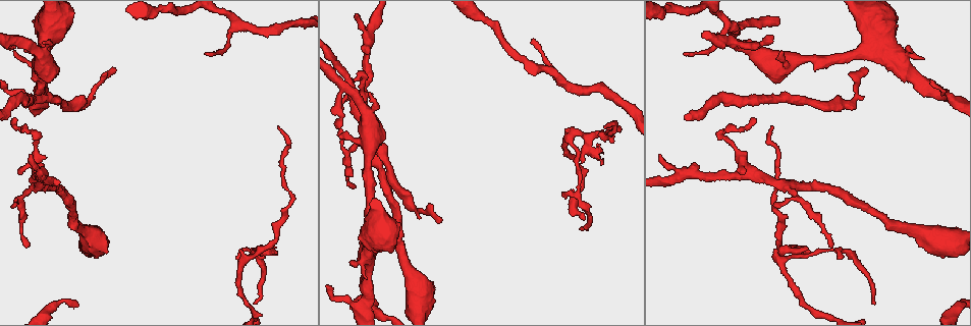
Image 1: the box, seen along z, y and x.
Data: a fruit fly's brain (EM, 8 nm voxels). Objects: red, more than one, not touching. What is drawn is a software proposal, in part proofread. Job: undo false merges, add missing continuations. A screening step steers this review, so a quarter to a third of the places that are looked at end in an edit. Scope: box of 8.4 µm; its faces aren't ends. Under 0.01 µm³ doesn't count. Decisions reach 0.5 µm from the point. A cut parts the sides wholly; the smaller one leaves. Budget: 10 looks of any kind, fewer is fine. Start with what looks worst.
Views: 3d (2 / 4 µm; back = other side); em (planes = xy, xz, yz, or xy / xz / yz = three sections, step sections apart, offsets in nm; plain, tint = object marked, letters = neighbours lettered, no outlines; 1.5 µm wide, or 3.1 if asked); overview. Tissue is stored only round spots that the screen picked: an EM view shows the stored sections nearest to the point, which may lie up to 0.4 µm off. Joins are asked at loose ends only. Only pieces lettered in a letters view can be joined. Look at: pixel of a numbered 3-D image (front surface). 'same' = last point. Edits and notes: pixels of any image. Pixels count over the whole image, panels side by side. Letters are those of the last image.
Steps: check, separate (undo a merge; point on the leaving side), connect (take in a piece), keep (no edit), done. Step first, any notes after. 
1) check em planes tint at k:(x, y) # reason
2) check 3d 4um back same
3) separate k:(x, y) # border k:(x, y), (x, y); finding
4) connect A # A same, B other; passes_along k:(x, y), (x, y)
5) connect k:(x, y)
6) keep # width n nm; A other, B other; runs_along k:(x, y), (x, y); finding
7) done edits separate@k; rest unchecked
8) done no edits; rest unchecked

check 3d 4um back at 1:(278, 129) # long arm stops here

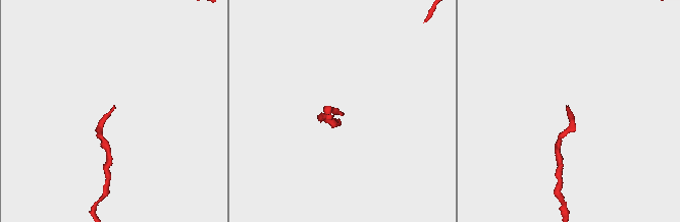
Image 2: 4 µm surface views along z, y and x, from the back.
check em planes letters at 2:(113, 106) # now the EM

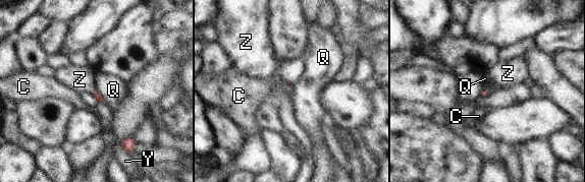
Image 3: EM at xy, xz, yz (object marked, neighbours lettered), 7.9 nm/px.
connect Z # C other, Q other, Y other, Z same; the neuron continues

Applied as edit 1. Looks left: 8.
check em planes letters at 1:(864, 68) # branch stops here

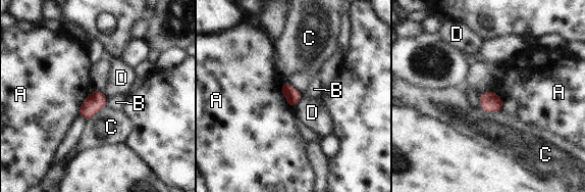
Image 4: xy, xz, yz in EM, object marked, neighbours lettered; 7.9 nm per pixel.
keep # width 110 nm; A other, B other, C other, D other; border 4:(302, 93), (294, 107); none of them fits

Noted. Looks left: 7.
check em planes letters at 1:(341, 128) # tapers out

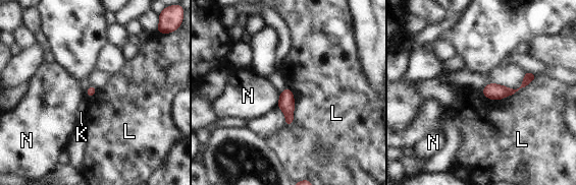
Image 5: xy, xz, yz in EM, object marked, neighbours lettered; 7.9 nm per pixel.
keep # width 70 nm; K other, L other, N other; border 5:(537, 76), (501, 99), (480, 90); no lettered piece goes on from it

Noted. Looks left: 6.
check 3d 4um back at 1:(684, 52) # free end

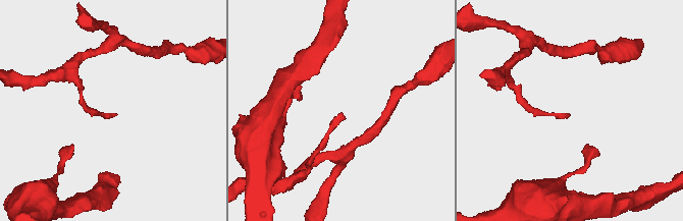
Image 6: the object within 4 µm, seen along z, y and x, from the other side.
check em planes letters at 6:(341, 114)

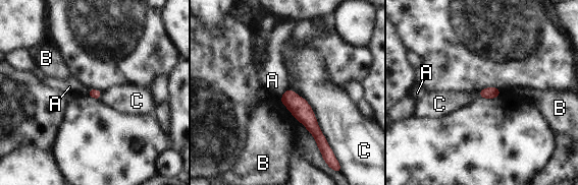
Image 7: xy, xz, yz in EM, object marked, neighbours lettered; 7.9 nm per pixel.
keep # longest_contact C 460 nm; A other, B other, C other; runs_along 7:(288, 91), (322, 142); none of them fits

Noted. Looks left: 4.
done edits connect@3; rest unchecked

